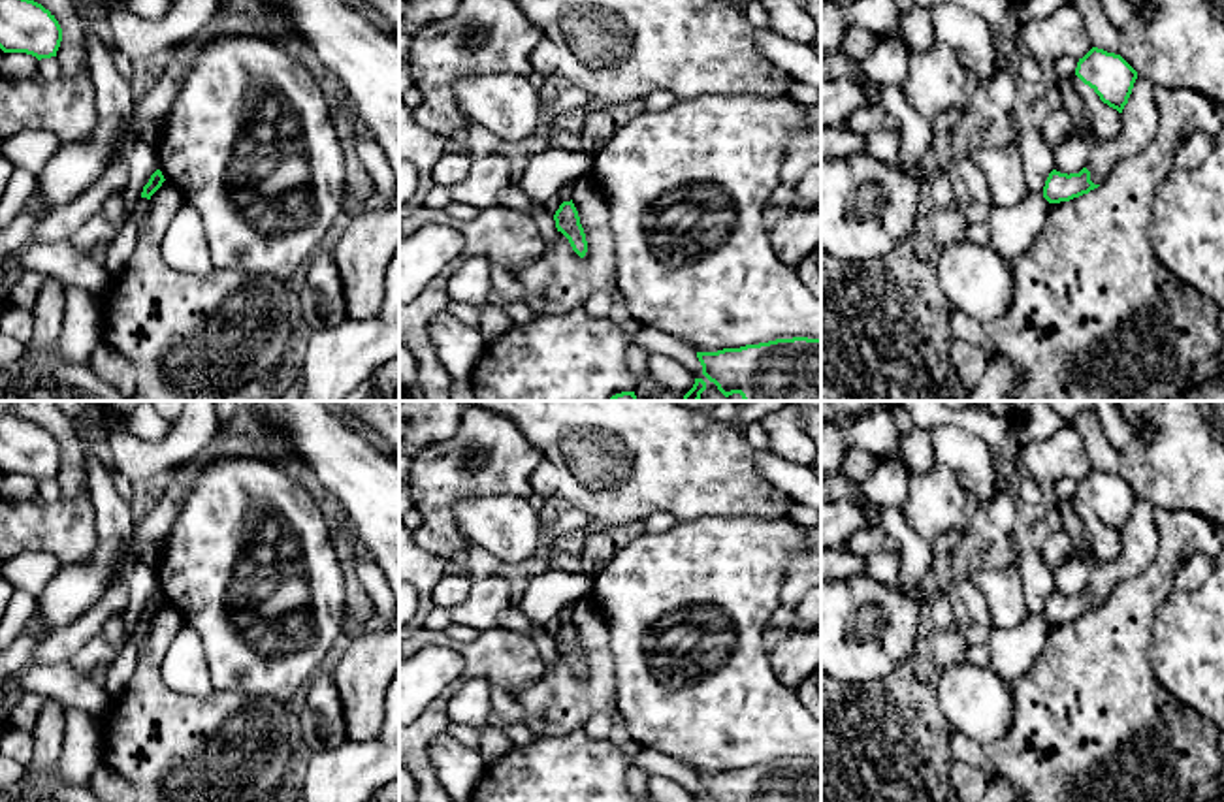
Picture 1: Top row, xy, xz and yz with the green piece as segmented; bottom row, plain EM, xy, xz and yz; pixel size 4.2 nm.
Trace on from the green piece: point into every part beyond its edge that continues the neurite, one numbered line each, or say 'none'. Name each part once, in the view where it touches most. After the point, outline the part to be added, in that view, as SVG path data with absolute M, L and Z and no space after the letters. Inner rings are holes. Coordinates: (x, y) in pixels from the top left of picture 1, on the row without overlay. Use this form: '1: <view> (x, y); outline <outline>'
none

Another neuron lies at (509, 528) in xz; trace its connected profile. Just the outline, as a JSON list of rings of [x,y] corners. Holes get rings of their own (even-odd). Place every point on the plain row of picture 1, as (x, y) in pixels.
[[[510,493],[463,497],[454,512],[465,544],[480,546],[507,565],[548,548],[542,514],[527,499]]]

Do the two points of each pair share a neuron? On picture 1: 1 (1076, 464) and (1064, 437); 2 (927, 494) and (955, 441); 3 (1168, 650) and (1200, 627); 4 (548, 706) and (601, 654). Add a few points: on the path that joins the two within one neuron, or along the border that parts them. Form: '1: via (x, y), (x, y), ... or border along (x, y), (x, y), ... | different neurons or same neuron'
1: via (1070, 458), (1064, 452), (1064, 443) | same neuron
2: border along (940, 460), (970, 494), (970, 499) | different neurons
3: via (1175, 650), (1192, 635) | same neuron
4: via (565, 703), (599, 671) | same neuron

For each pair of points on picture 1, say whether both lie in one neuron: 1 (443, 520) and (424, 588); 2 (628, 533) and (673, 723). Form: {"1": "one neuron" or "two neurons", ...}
{"1": "two neurons", "2": "two neurons"}

